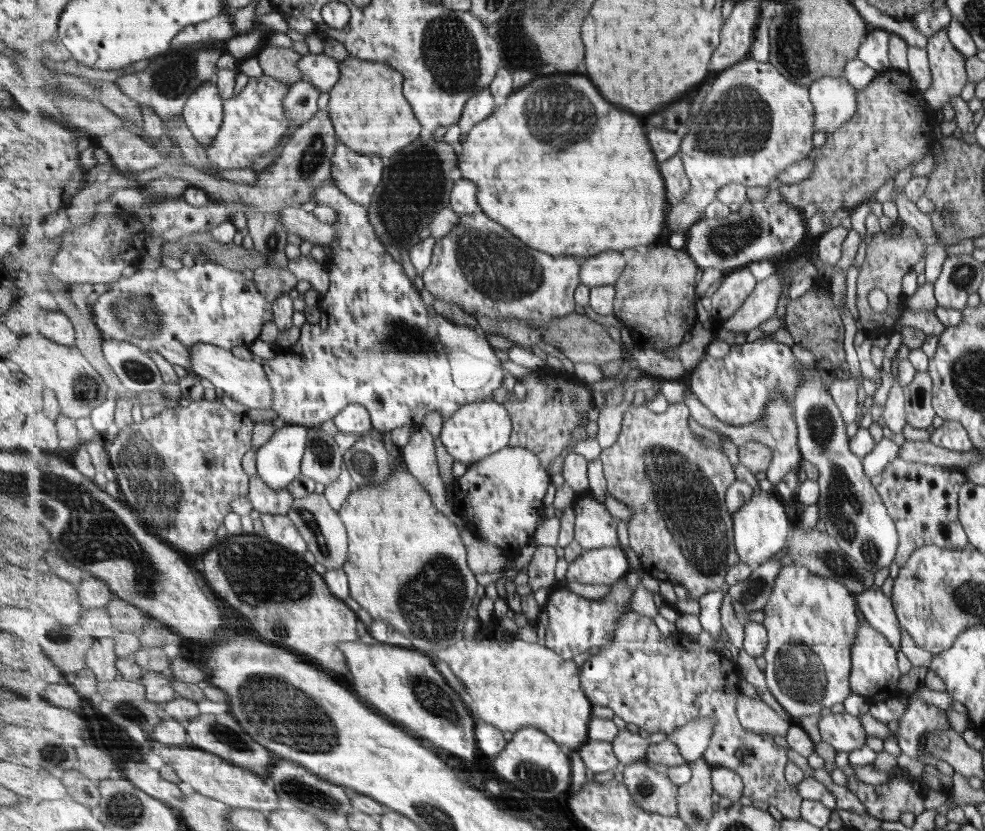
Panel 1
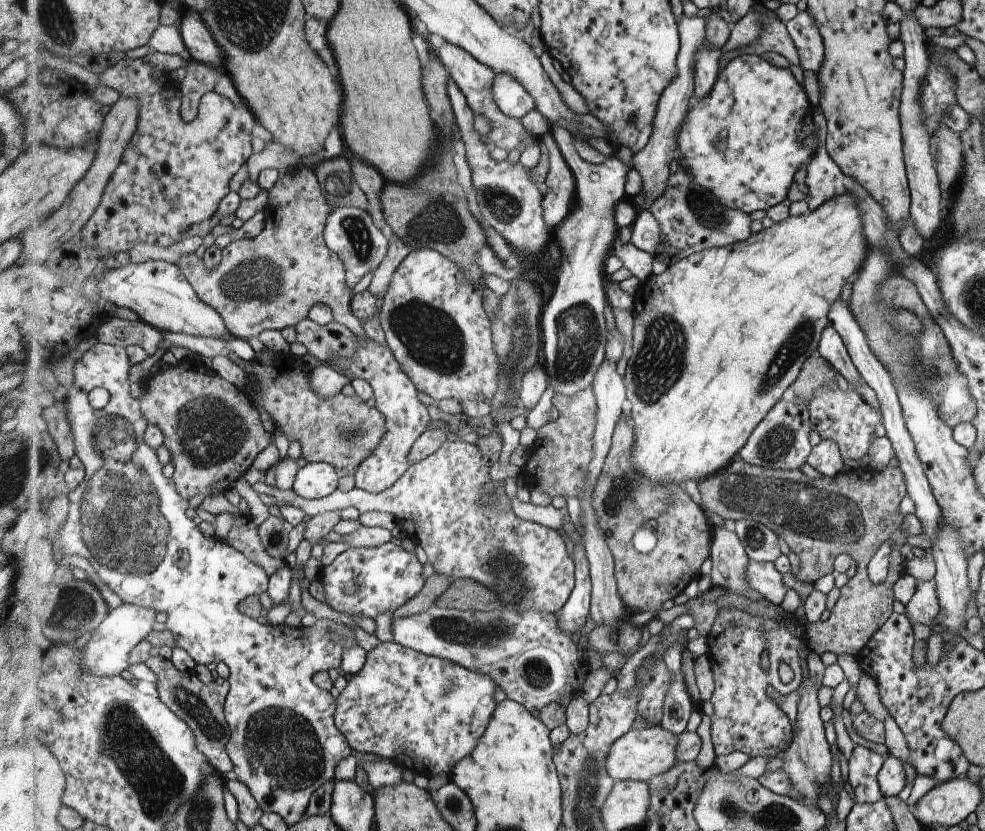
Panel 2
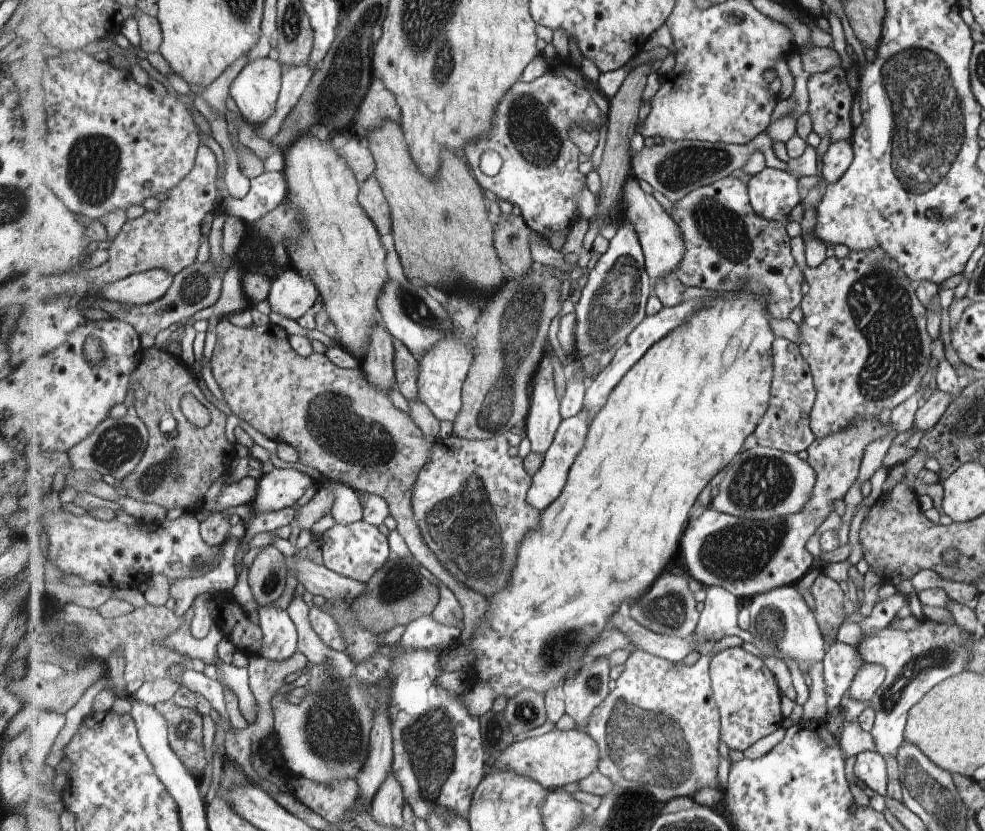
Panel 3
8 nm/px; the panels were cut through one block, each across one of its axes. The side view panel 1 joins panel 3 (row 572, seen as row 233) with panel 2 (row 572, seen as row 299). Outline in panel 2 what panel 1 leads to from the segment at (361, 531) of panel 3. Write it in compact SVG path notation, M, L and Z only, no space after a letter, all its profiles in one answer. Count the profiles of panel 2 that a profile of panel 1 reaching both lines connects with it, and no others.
M391 541L375 548L350 548L333 564L322 566L314 580L324 590L324 602L337 612L374 620L379 613L397 612L401 606L419 596L421 590L425 590L428 579L423 576L423 564L415 554L399 545L399 542L395 544Z

